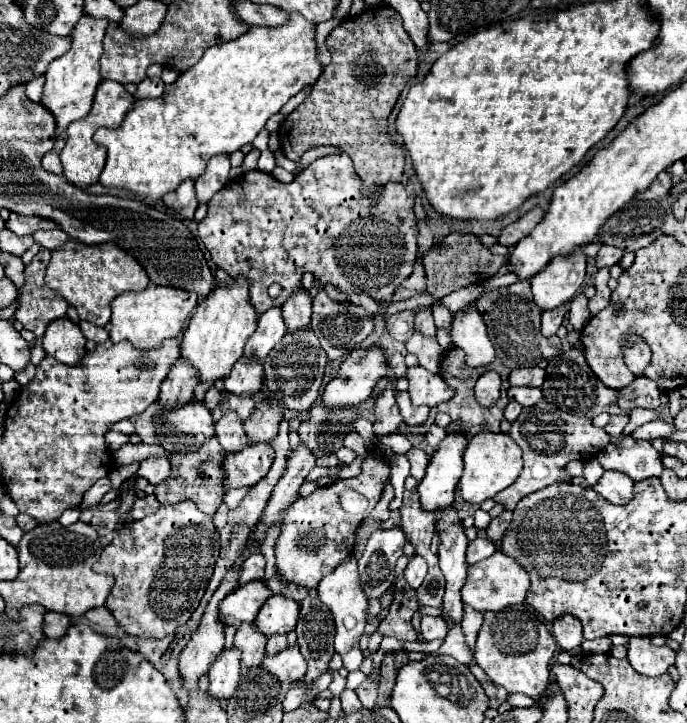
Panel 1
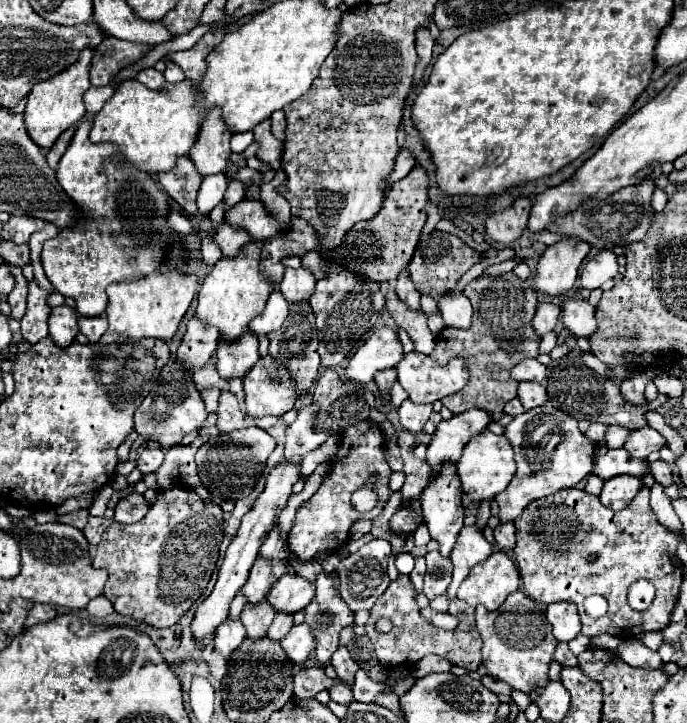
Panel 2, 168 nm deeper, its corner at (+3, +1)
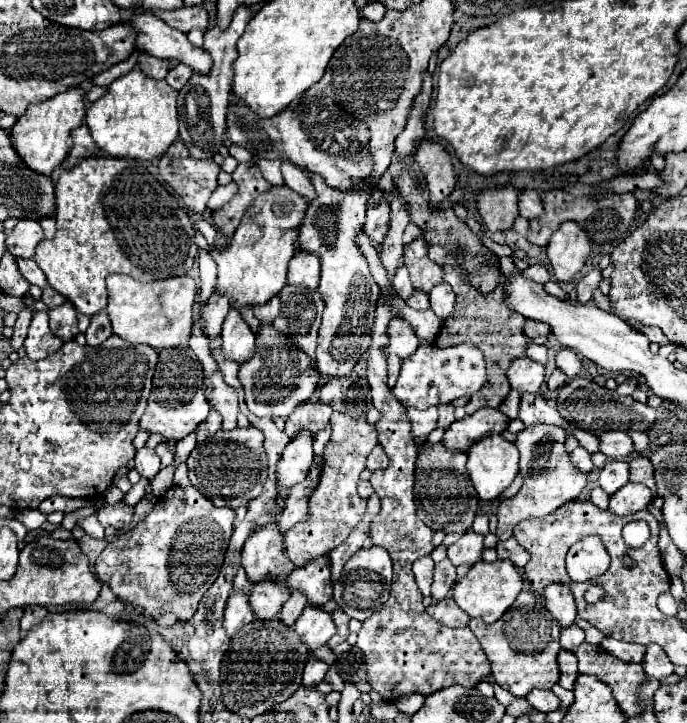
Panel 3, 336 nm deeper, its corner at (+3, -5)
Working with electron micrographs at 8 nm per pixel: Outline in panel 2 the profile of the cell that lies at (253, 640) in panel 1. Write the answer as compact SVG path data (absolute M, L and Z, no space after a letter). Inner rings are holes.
M264 600L258 606L246 604L240 614L240 620L250 638L262 638L262 634L266 634L266 630L270 628L270 622L274 620L274 616L276 616L276 610Z

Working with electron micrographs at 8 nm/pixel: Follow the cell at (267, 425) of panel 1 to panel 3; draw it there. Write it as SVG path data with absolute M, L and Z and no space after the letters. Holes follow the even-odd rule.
M260 326L256 334L256 354L246 364L240 364L240 384L246 392L246 406L254 416L288 418L300 404L308 402L318 388L318 370L310 368L310 358L294 348L292 340L274 326Z

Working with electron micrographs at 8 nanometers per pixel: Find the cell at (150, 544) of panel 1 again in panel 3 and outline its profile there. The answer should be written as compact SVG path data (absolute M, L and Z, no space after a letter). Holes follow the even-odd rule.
M170 488L164 496L158 498L154 510L128 534L122 534L116 542L108 544L102 554L96 558L96 574L104 580L110 590L128 606L140 606L142 616L156 618L172 612L178 622L190 620L194 616L200 598L214 584L220 566L224 562L224 554L228 548L228 540L234 528L234 510L232 508L216 508L198 492L196 488Z

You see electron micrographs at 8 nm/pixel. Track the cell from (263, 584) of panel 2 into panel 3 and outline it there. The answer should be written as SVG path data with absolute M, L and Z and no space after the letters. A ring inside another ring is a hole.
M276 524L260 526L242 548L242 566L252 584L264 580L284 580L296 566L286 556L282 534Z

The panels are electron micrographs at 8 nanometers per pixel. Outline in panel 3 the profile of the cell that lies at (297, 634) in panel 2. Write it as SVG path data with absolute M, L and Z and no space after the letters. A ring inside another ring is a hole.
M306 606L302 616L296 620L294 630L308 646L308 650L324 646L336 634L336 626L330 620L330 614L320 610L318 606Z

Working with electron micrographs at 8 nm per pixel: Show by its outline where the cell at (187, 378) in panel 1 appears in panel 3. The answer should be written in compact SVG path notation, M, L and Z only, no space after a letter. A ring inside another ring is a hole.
M210 296L208 302L202 308L202 334L206 338L218 338L220 330L222 330L222 322L228 314L230 306L226 304L226 300L222 300L222 296Z

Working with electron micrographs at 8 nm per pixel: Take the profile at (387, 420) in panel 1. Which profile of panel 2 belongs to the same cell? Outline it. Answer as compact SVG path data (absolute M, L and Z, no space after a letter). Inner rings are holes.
M390 368L390 370L380 370L376 376L374 376L378 388L380 388L380 394L384 400L388 400L388 394L390 394L390 388L392 384L396 382L396 370Z

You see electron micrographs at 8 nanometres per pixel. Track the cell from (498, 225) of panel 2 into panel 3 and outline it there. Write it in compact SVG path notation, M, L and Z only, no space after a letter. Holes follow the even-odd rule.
M514 188L488 190L478 196L478 212L490 232L506 232L514 228L520 214L518 192Z

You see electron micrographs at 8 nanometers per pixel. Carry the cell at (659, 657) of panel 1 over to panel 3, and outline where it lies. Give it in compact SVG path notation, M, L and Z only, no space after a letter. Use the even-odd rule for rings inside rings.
M606 638L600 646L606 652L610 652L612 656L616 656L624 662L642 664L642 660L644 660L644 650L646 648L642 644L632 644L632 642L620 642L620 640L614 640L614 638Z

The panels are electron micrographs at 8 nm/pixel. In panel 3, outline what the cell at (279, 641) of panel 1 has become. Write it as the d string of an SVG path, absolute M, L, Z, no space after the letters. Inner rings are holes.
M294 592L294 596L290 596L286 600L286 604L282 606L282 610L278 614L278 620L286 626L292 626L298 620L298 616L302 614L302 610L306 608L306 604L308 604L306 596L302 596L302 592Z

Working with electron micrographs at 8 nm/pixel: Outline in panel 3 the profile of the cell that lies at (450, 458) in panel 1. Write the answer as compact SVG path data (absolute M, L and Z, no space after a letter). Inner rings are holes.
M482 408L462 420L452 422L446 432L444 432L444 440L442 444L448 450L456 450L456 452L468 452L468 448L478 442L478 438L490 436L490 434L500 434L506 430L508 426L508 418L502 416L500 410L492 410L492 408Z

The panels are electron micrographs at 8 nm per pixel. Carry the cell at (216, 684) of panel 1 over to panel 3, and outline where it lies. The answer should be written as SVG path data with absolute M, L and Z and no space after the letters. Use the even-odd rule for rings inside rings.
M232 592L232 596L228 598L228 604L226 604L226 610L224 610L224 630L226 630L226 636L234 636L244 624L250 624L254 620L254 614L250 612L250 606L248 606L248 596L246 594L240 594L240 592Z

